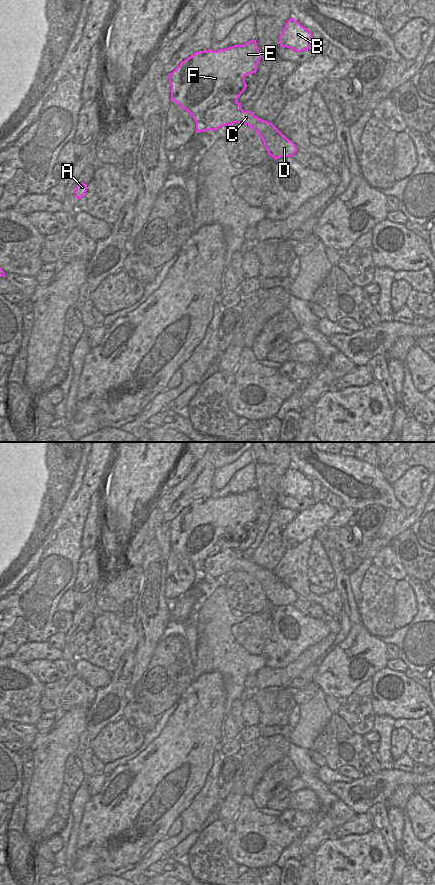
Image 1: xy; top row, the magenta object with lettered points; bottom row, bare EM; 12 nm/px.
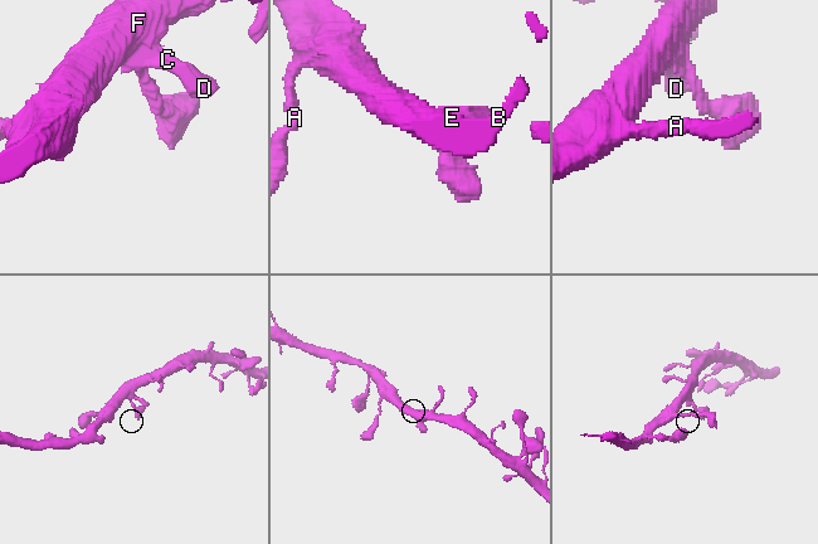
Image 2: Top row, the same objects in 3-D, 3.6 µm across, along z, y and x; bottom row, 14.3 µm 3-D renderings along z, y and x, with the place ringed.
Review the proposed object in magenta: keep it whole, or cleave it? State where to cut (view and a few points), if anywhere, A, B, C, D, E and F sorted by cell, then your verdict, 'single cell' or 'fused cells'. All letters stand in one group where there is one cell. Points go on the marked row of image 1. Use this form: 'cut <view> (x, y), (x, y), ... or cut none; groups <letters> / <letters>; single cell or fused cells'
cut none; groups A B C D E F; single cell

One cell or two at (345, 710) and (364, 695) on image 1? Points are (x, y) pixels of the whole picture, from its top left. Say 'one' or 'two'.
one

